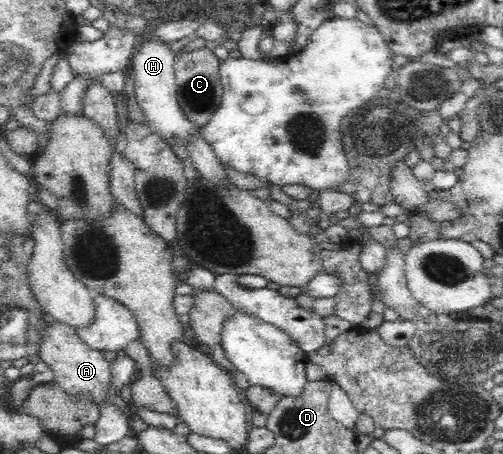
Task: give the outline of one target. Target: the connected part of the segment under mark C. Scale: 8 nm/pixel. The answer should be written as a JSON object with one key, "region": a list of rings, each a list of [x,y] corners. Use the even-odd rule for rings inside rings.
{"region":[[[209,48],[176,55],[174,71],[176,76],[176,98],[185,116],[197,126],[202,127],[217,110],[223,96],[223,85],[219,68],[221,59],[218,59]]]}

